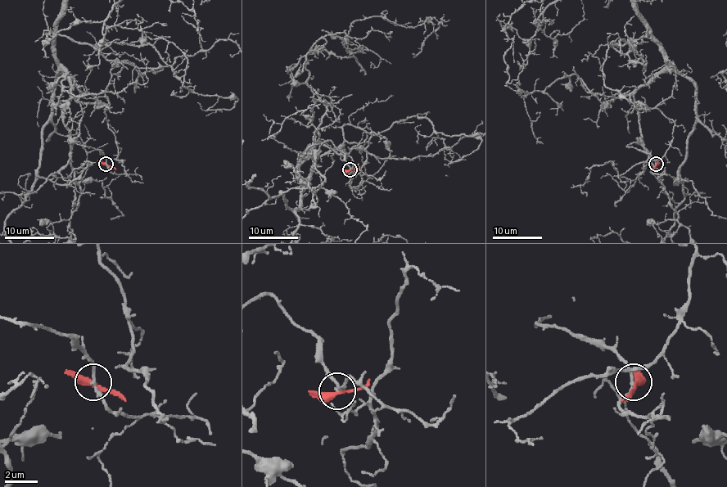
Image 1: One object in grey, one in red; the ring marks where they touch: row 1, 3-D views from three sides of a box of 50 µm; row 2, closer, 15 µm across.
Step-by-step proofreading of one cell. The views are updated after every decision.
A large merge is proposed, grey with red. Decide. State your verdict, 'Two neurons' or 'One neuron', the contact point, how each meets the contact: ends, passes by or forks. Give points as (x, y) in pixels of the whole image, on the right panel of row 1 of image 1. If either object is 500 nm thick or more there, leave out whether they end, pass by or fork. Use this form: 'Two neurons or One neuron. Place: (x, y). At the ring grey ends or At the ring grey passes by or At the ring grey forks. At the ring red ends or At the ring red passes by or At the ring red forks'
Two neurons. Place: (656, 164). At the ring grey passes by. At the ring red passes by

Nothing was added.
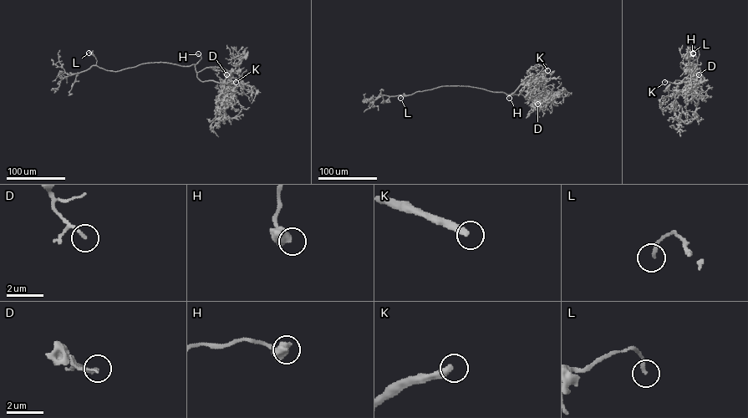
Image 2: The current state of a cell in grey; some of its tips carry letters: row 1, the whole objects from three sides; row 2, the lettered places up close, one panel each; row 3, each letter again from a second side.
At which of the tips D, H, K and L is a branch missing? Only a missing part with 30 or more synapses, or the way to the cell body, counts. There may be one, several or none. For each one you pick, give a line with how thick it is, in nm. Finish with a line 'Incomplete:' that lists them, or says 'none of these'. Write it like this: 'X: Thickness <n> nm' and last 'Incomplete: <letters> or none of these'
K: Thickness 320 nm
Incomplete: K

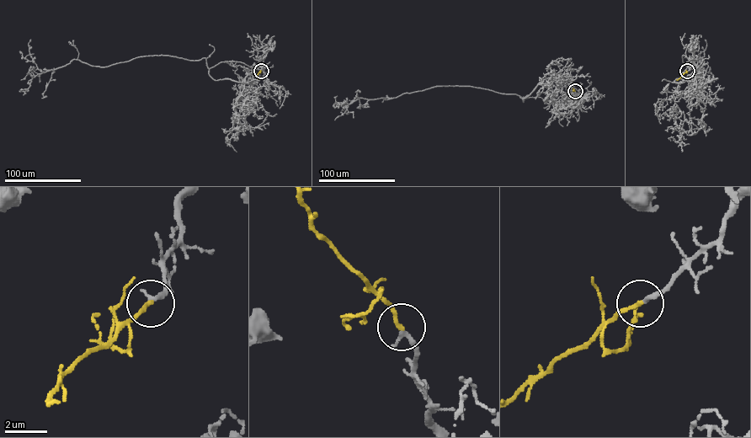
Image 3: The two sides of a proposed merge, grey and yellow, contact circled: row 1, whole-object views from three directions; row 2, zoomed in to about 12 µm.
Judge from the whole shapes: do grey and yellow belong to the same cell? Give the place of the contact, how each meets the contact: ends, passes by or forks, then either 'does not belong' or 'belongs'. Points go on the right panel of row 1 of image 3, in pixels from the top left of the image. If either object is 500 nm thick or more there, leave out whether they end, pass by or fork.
at (687, 71); grey ends there; yellow ends there; belongs

